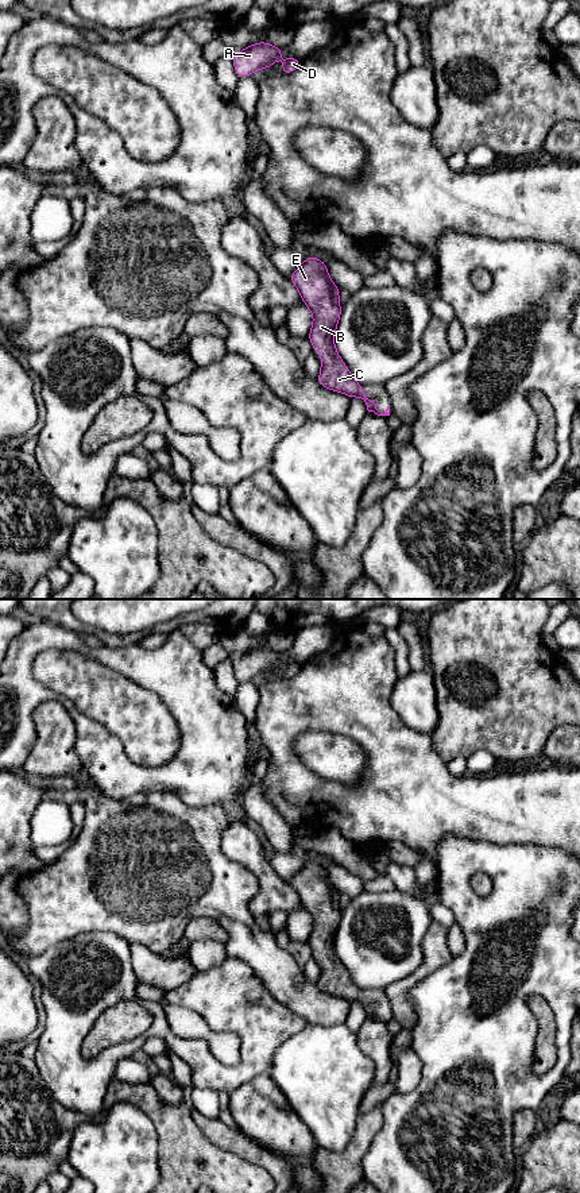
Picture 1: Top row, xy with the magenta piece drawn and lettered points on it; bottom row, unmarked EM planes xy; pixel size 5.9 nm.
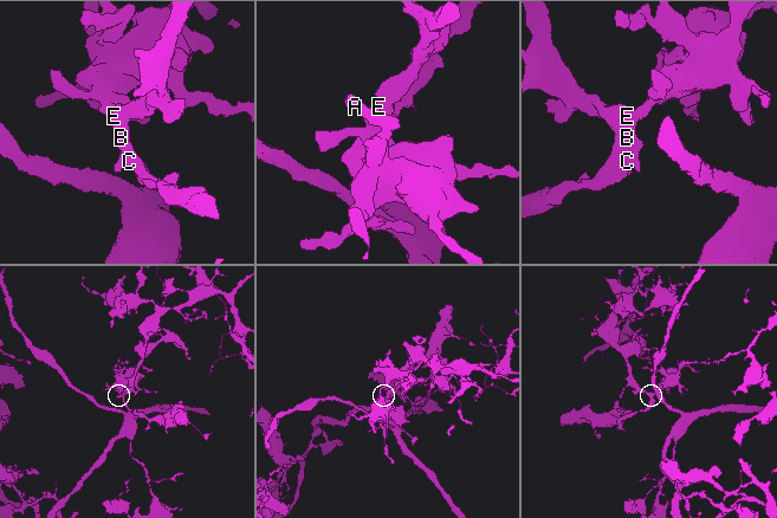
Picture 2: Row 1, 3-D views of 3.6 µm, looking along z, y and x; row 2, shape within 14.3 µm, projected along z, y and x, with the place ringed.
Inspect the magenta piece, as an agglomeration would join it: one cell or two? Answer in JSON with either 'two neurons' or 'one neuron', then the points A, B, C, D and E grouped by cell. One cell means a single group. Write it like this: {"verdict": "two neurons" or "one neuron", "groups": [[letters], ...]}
{"verdict": "one neuron", "groups": [["A", "B", "C", "D", "E"]]}

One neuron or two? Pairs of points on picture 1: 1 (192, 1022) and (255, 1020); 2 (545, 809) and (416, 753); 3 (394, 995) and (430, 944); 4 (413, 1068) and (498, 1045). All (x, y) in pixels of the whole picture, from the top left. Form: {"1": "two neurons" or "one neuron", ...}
{"1": "two neurons", "2": "one neuron", "3": "one neuron", "4": "two neurons"}

